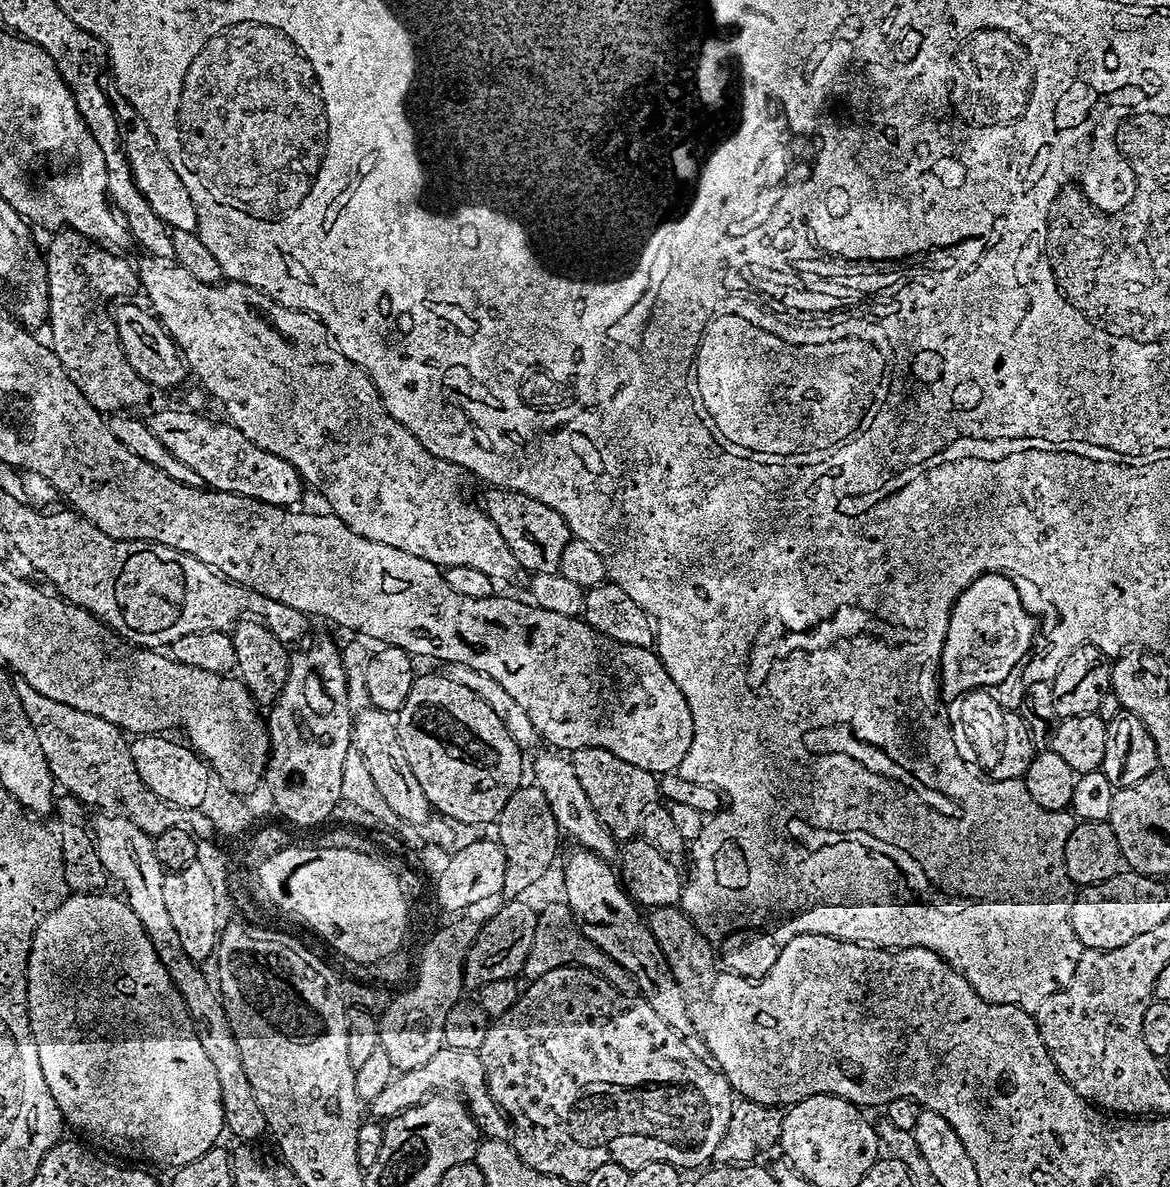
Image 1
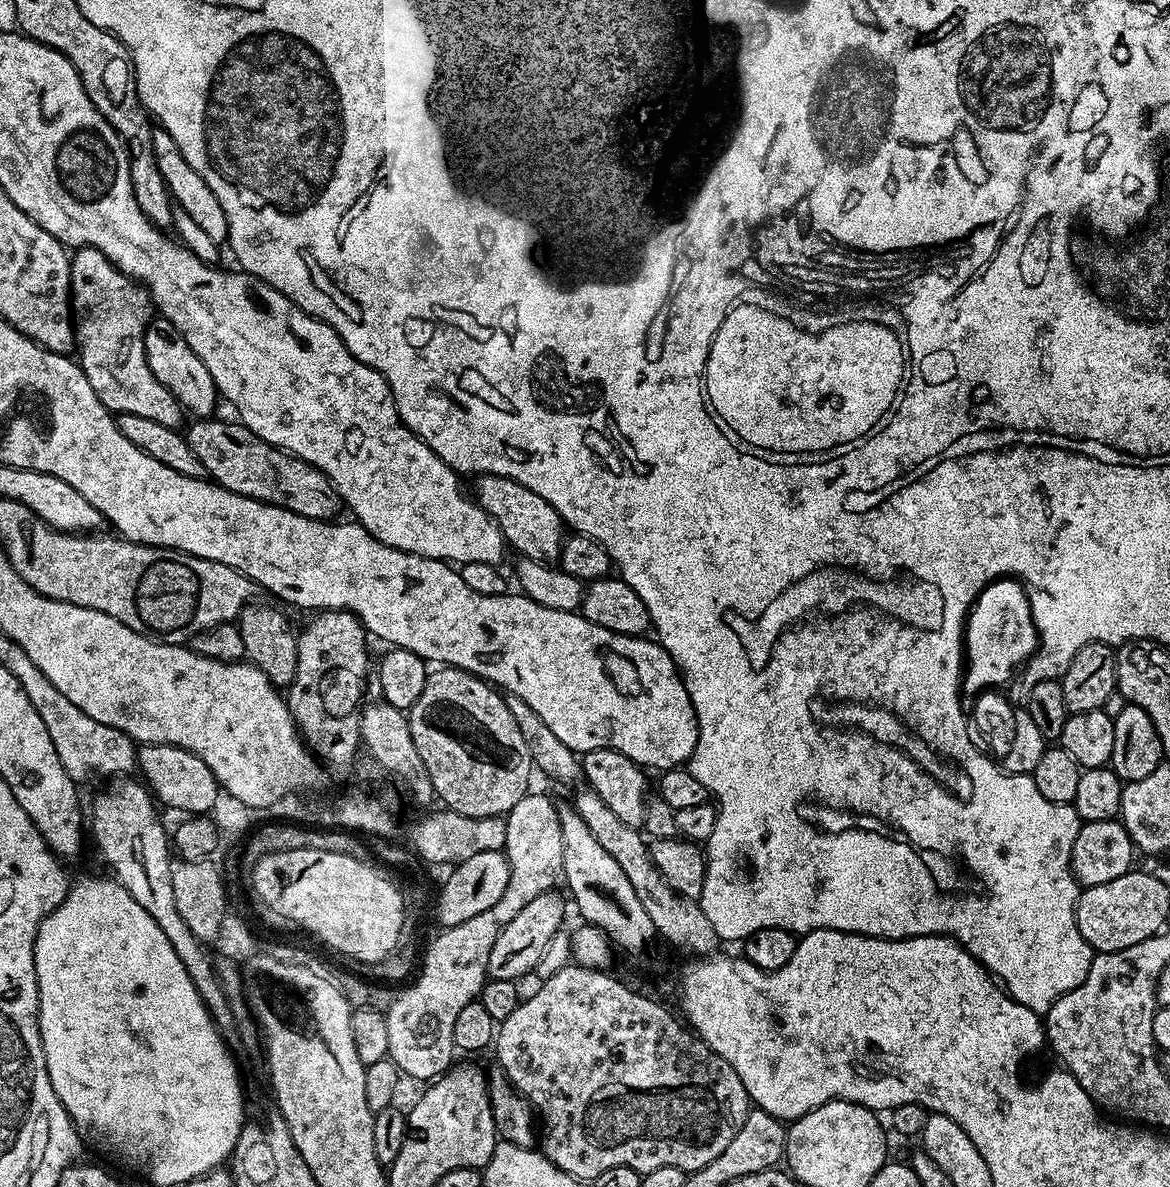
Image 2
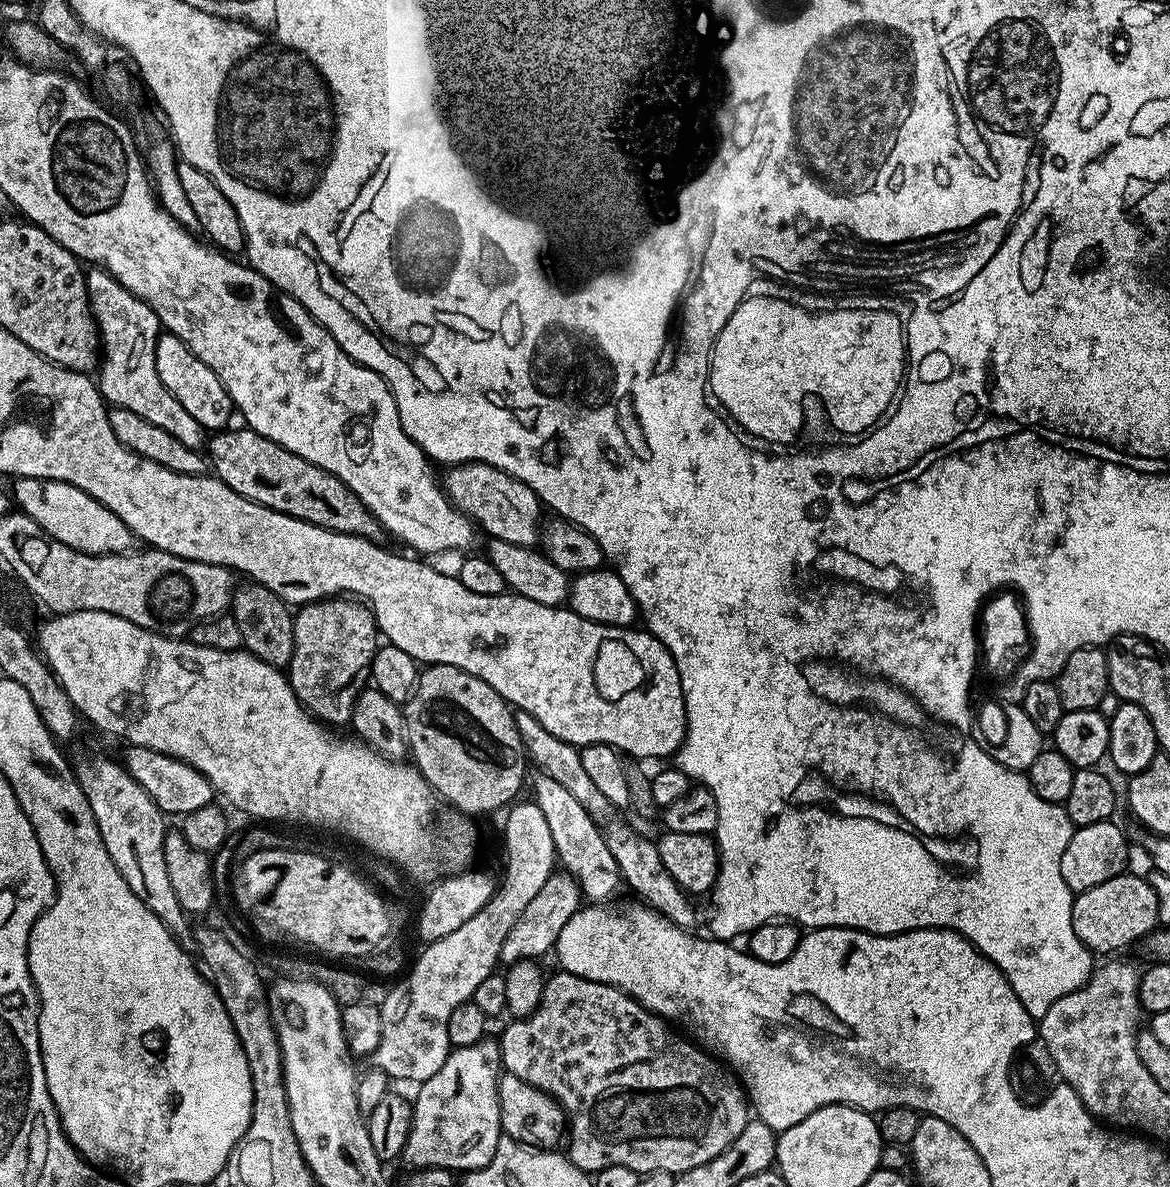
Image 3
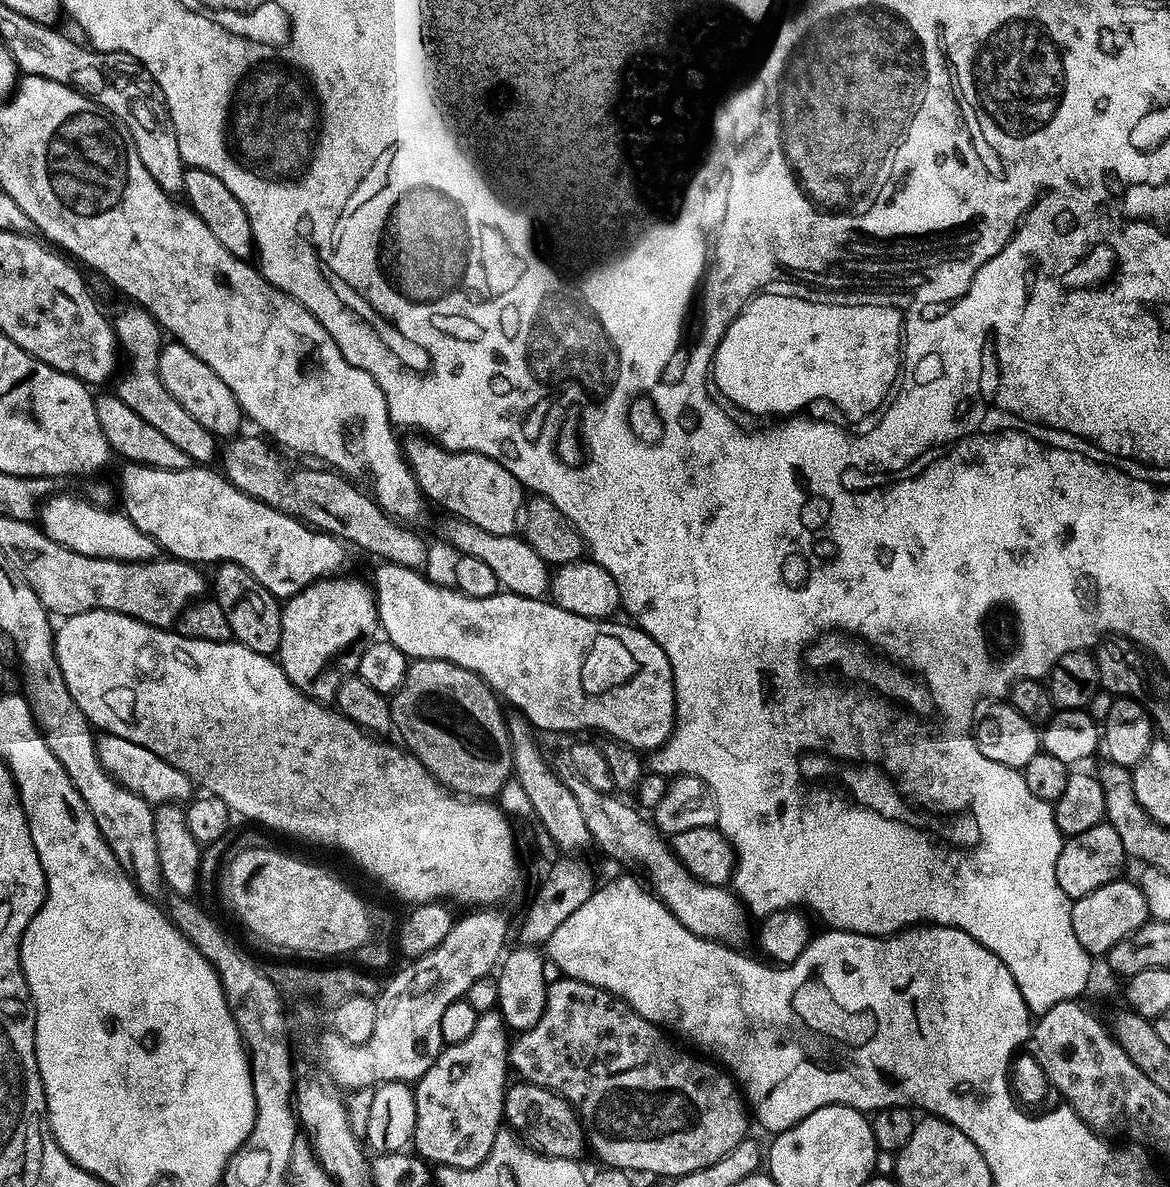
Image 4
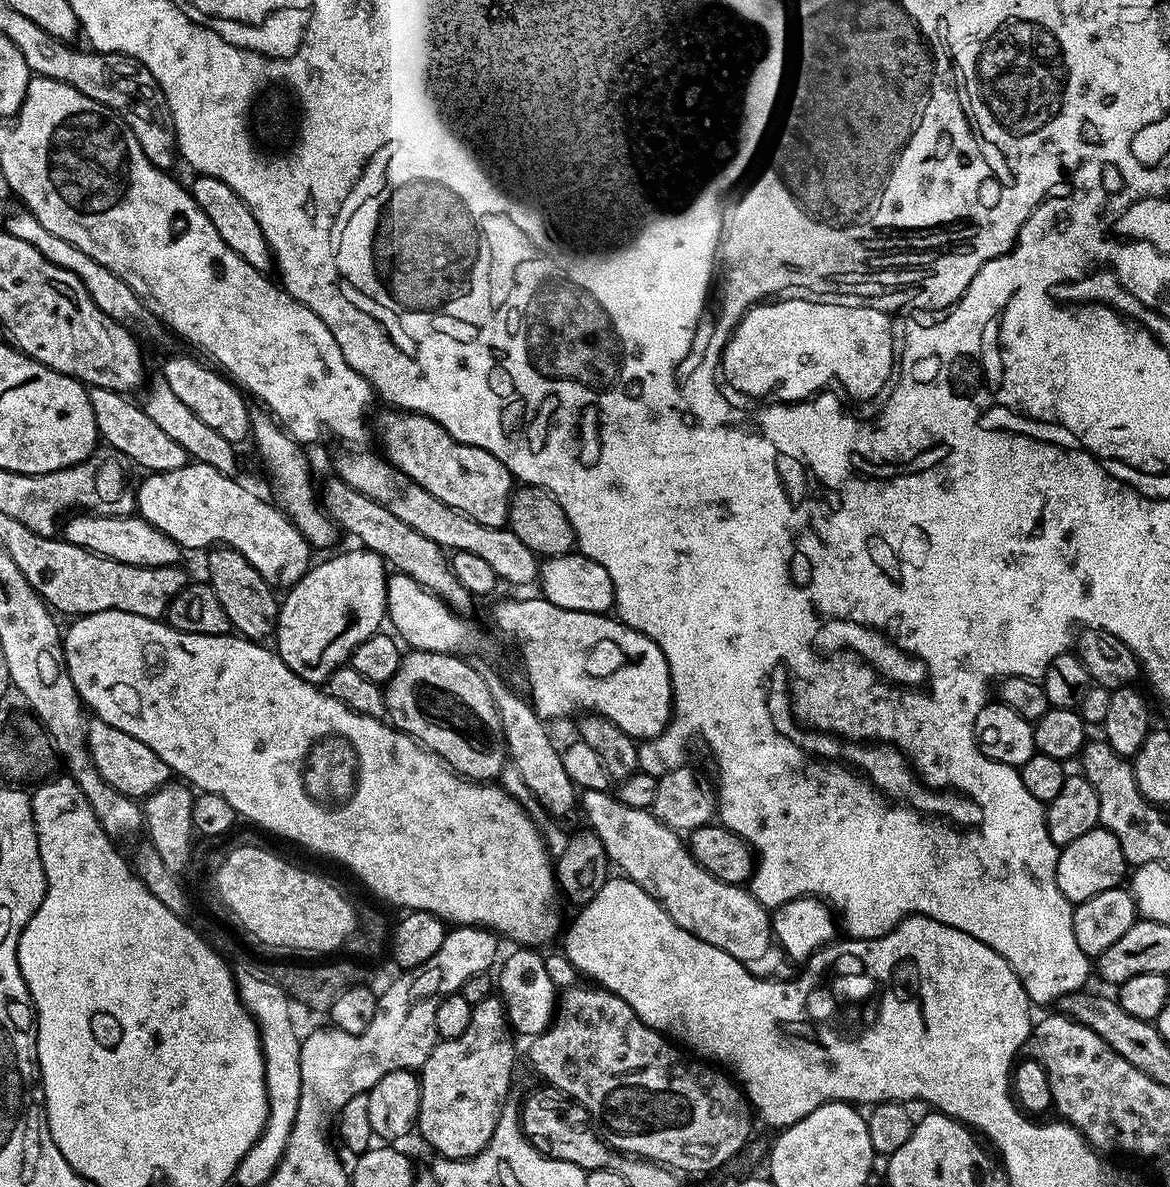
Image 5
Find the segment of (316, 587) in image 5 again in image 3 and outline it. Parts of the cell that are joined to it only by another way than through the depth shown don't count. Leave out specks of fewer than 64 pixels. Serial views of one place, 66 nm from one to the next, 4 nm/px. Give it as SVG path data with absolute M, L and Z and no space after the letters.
M355 598L313 600L311 604L303 605L295 613L292 630L294 632L294 648L286 675L294 694L300 699L301 704L325 725L347 725L352 718L352 706L358 691L357 685L352 685L352 679L363 668L365 671L371 665L372 655L376 653L378 647L378 629L372 609Z

